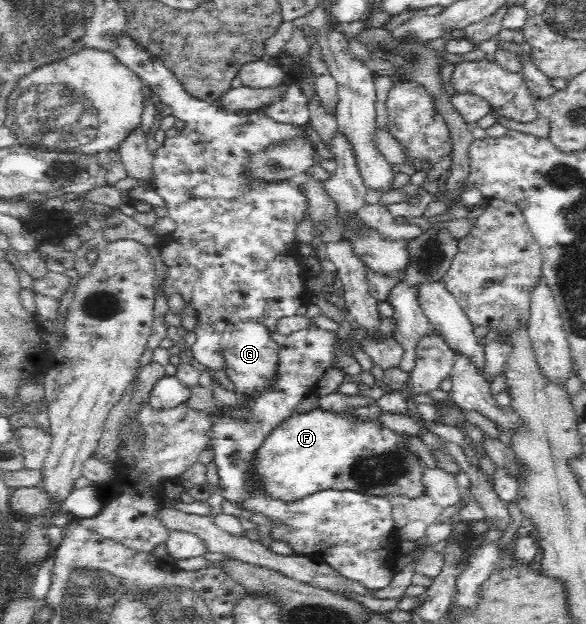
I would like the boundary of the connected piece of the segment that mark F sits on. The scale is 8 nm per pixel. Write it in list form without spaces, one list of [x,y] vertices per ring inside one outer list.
[[[317,407],[314,410],[288,417],[273,428],[256,449],[250,462],[250,476],[253,488],[270,501],[282,501],[286,505],[303,500],[324,490],[352,490],[373,496],[396,495],[410,499],[426,495],[422,485],[422,466],[418,457],[410,451],[404,437],[386,428],[380,422],[355,422],[343,414],[329,412]]]

